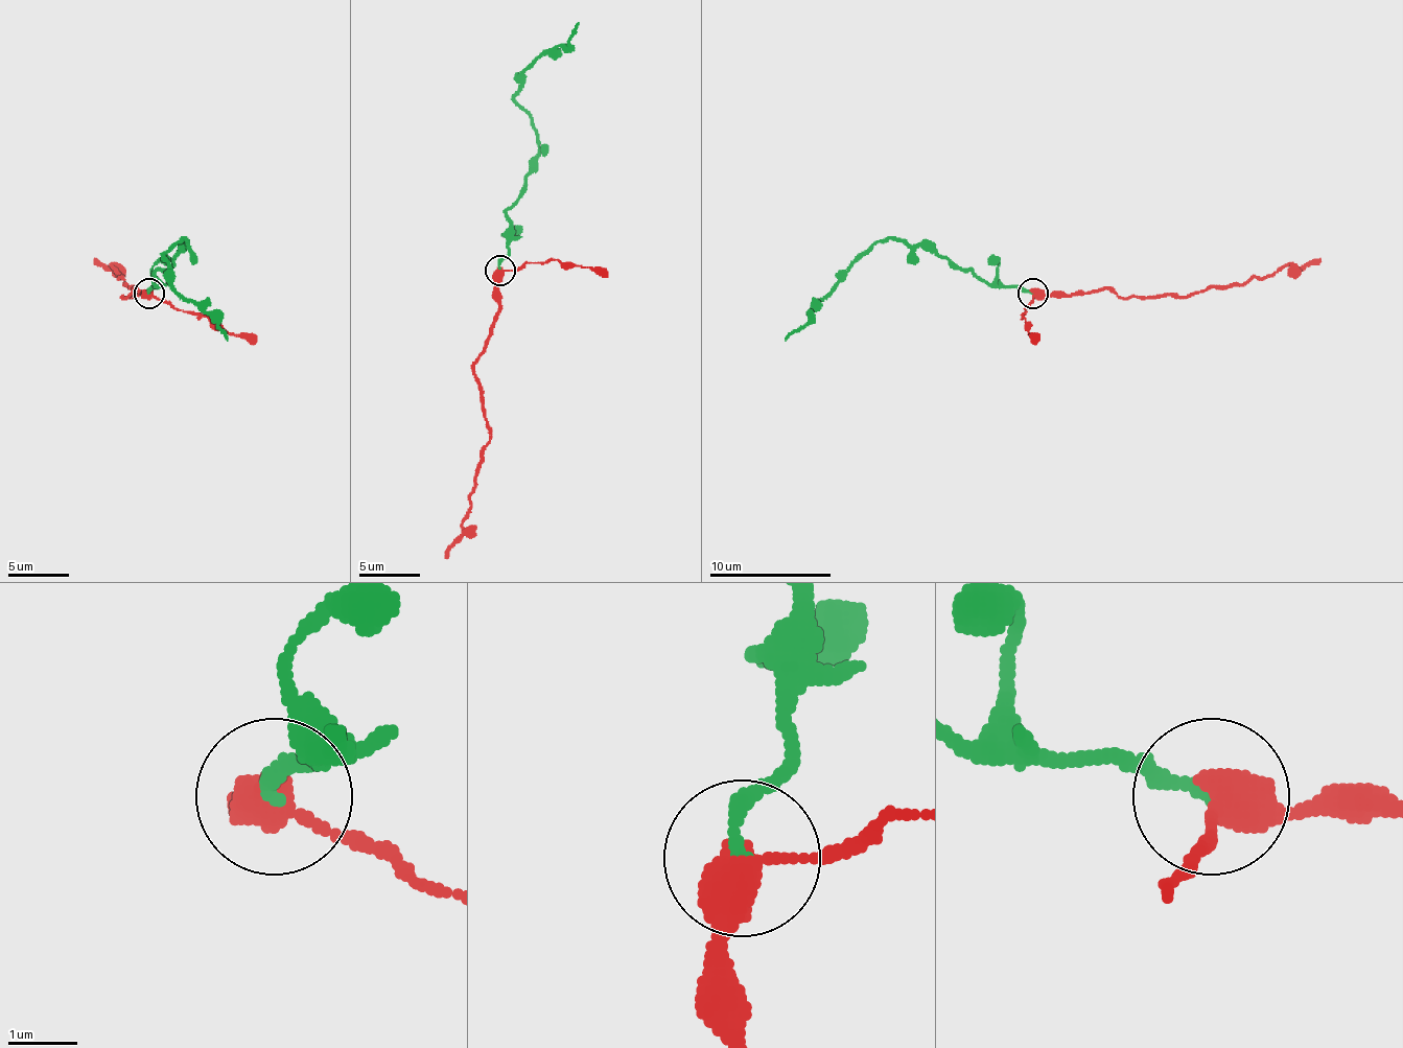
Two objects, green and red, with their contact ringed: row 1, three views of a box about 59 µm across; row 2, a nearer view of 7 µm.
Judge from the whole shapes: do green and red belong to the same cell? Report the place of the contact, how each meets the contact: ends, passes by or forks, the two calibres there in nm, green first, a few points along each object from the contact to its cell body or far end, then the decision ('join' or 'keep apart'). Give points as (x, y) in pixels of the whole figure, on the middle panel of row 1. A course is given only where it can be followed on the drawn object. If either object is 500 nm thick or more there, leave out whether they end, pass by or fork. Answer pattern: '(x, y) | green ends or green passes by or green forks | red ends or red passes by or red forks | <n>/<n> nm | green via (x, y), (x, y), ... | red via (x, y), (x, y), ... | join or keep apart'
(500, 270) | green ends | red passes by | 200/440 nm | green via (500, 270), (507, 208), (537, 157), (532, 116), (513, 98), (519, 76), (565, 46), (578, 22) | red via (500, 270), (497, 319), (489, 343), (473, 367), (489, 435), (470, 511), (461, 524), (461, 538), (446, 557) | join

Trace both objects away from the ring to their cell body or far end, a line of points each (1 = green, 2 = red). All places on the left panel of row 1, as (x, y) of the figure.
1: (149, 294), (159, 281), (156, 273), (186, 245), (181, 238), (162, 257), (168, 281), (214, 321), (227, 340)
2: (149, 294), (138, 287), (122, 297), (138, 294), (110, 266), (95, 257)

